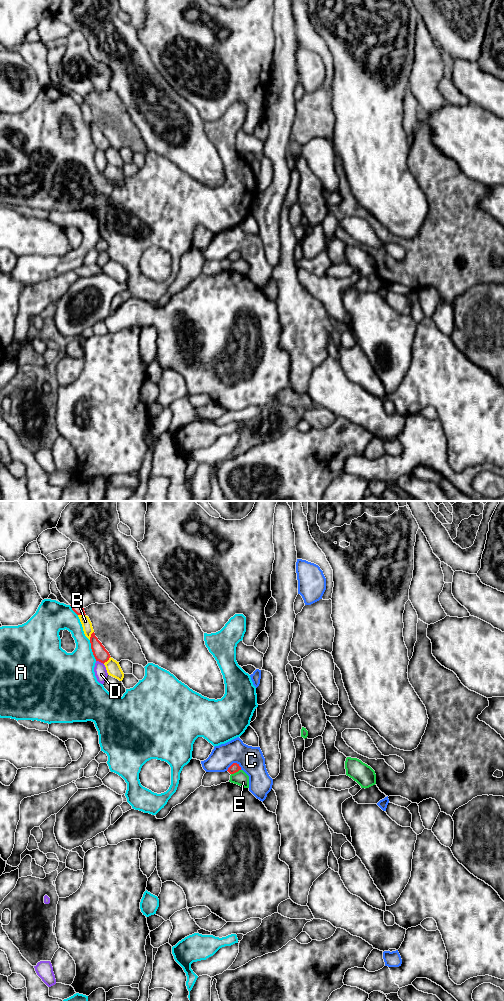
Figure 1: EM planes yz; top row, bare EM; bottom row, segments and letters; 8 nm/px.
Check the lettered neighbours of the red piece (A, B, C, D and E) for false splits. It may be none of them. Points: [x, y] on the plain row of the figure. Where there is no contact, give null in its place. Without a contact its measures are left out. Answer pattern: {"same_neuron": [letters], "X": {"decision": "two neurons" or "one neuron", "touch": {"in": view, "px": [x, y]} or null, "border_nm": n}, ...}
{"same_neuron": [], "A": {"decision": "two neurons", "touch": {"in": "yz", "px": [92, 138]}, "border_nm": 180}, "B": {"decision": "two neurons", "touch": {"in": "yz", "px": [91, 123]}, "border_nm": 80}, "C": {"decision": "two neurons", "touch": {"in": "yz", "px": [233, 251]}, "border_nm": 130}, "D": {"decision": "two neurons", "touch": {"in": "yz", "px": [100, 149]}, "border_nm": 70}, "E": {"decision": "two neurons", "touch": {"in": "yz", "px": [235, 260]}, "border_nm": 90}}

